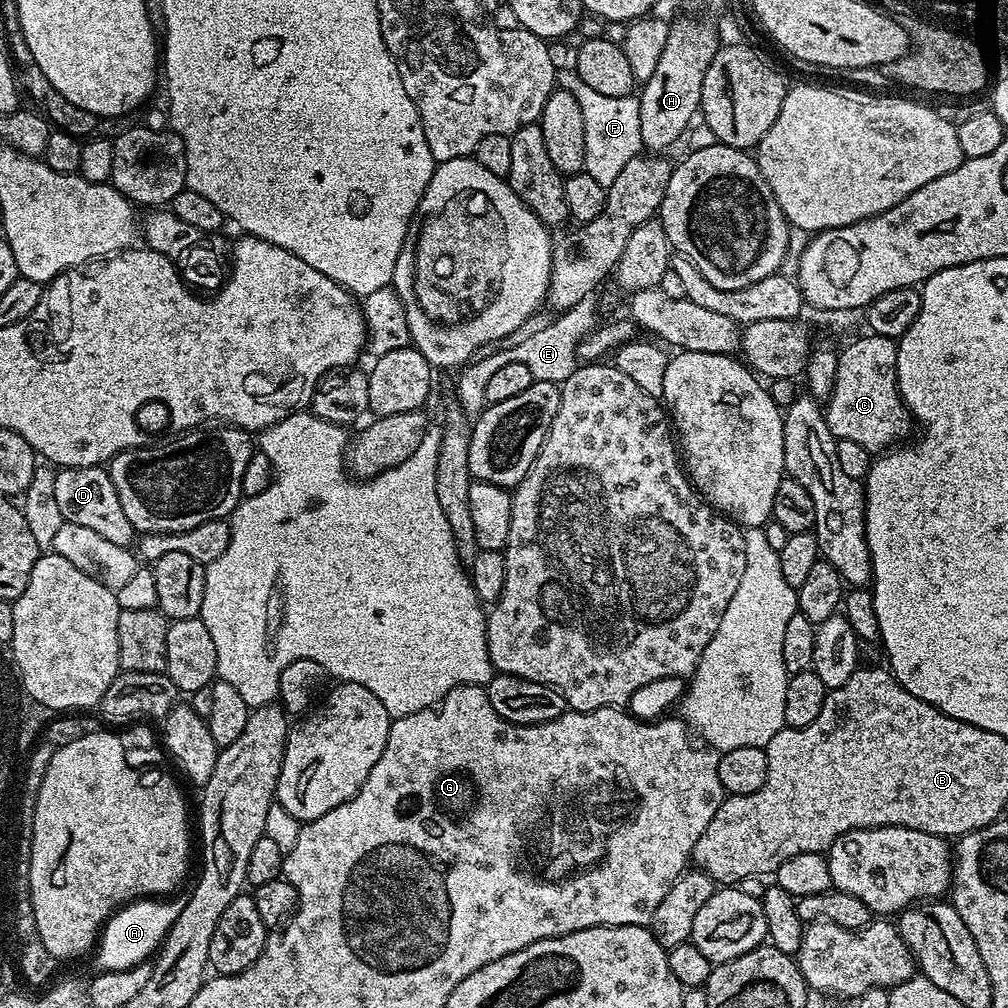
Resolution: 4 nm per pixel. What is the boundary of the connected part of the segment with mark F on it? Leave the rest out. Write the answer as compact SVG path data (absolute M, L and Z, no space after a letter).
M574 70L561 71L558 84L574 94L574 98L578 98L578 106L582 110L582 122L586 126L586 162L583 172L602 182L602 186L608 189L614 178L622 174L622 166L626 166L630 158L641 155L642 122L639 107L635 103L626 102L625 98L606 98L598 94L598 90L586 86L586 82L582 82L582 78Z

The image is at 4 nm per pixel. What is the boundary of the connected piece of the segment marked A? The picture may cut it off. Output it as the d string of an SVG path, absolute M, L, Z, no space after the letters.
M180 892L168 899L141 897L129 904L121 905L101 931L94 952L97 964L95 967L103 972L126 970L151 959L164 943L169 930L188 904L189 898L189 893Z

